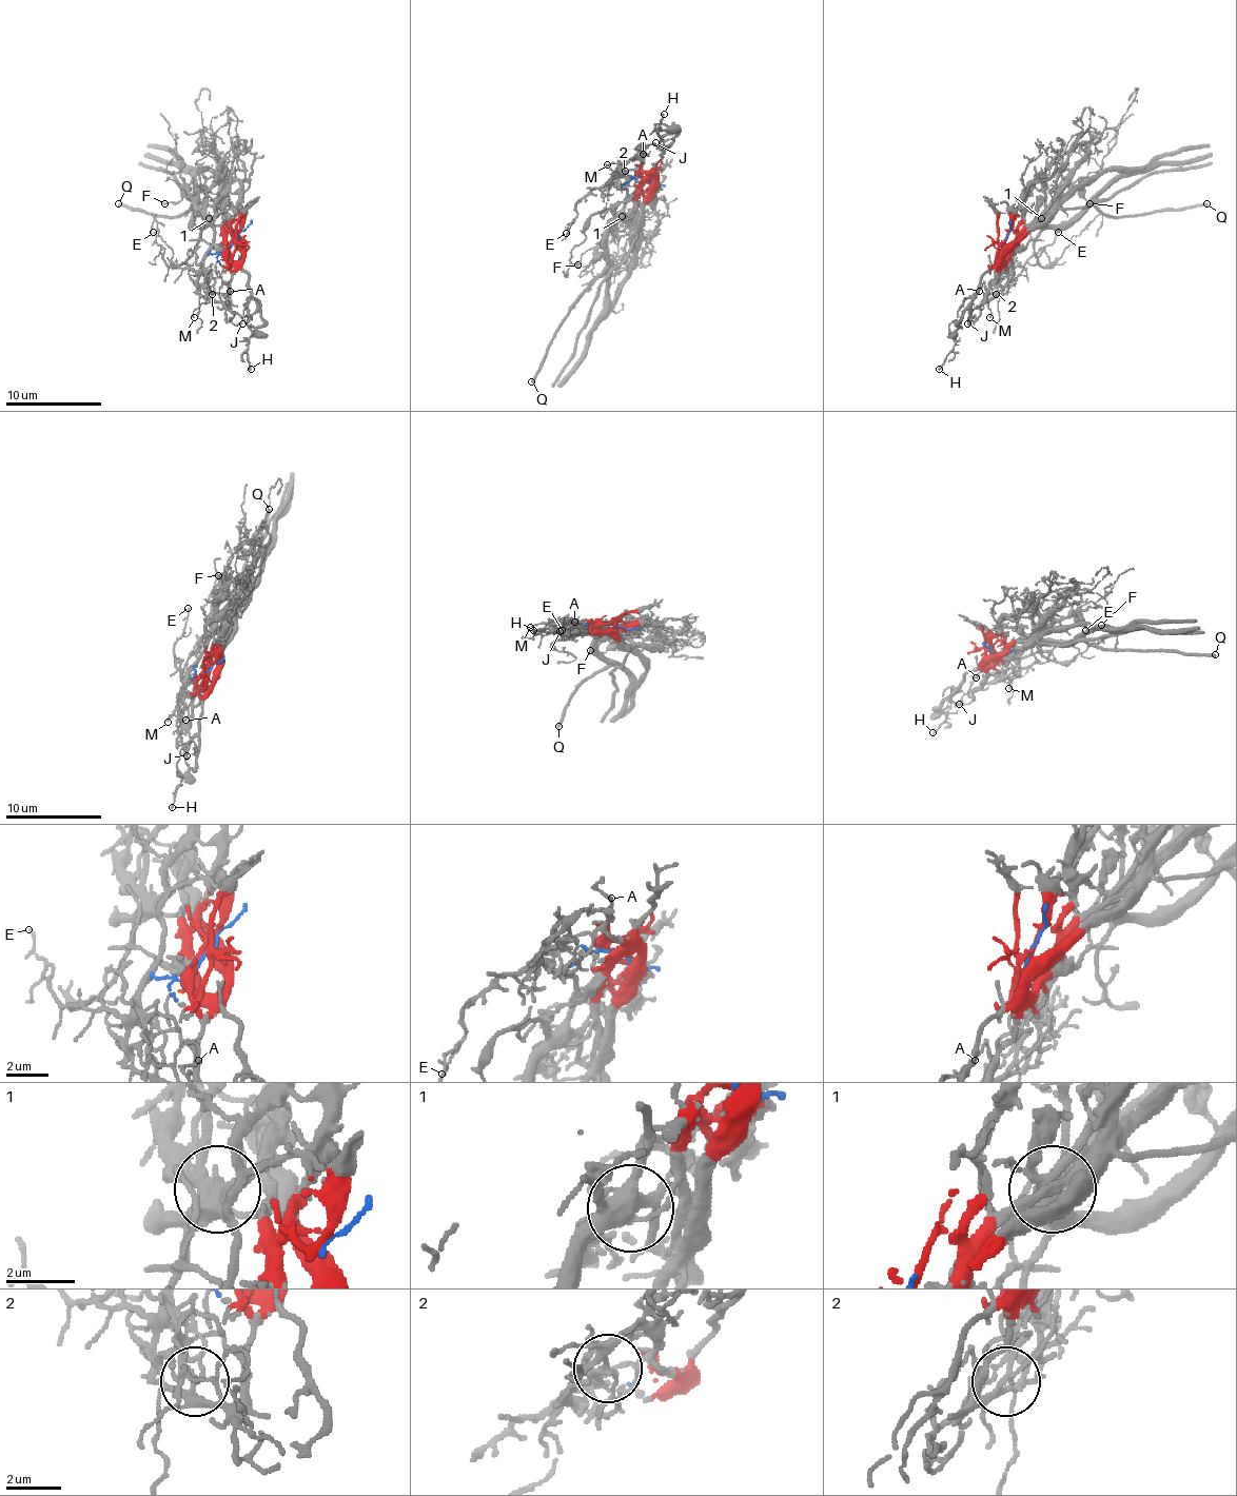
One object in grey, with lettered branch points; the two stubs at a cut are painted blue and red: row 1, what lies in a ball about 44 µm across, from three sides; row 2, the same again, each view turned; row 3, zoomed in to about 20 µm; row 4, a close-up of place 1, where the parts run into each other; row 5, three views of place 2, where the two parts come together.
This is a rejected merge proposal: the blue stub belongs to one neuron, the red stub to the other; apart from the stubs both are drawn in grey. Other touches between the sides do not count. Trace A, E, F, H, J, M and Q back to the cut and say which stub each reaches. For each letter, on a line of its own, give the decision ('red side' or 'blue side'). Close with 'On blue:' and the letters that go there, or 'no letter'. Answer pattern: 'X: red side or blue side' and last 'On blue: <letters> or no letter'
A: red side
E: blue side
F: blue side
H: red side
J: red side
M: red side
Q: blue side
On blue: E, F, Q

